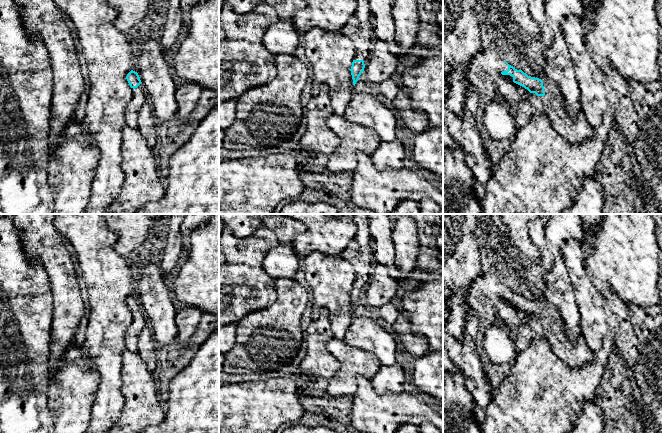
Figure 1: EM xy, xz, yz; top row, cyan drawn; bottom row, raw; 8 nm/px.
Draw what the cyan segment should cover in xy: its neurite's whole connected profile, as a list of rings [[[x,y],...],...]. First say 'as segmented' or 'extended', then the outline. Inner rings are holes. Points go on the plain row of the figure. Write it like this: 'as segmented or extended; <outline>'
extended; [[[131,294],[126,303],[132,314],[132,322],[125,332],[126,348],[133,353],[138,353],[139,337],[142,330],[148,326],[148,322],[137,296]]]

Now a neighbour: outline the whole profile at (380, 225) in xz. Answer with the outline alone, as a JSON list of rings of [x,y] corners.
[[[368,214],[369,231],[371,233],[373,256],[377,264],[385,265],[389,276],[397,282],[410,279],[395,266],[395,247],[393,244],[393,222],[391,214]]]

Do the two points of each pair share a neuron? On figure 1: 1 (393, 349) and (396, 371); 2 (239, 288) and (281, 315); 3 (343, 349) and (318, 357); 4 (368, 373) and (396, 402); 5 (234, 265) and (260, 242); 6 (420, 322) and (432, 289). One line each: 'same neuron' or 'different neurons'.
1: different neurons
2: different neurons
3: different neurons
4: different neurons
5: same neuron
6: same neuron

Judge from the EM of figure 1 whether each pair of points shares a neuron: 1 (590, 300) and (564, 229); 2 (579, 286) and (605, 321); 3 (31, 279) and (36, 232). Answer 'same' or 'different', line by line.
1: different
2: same
3: different

